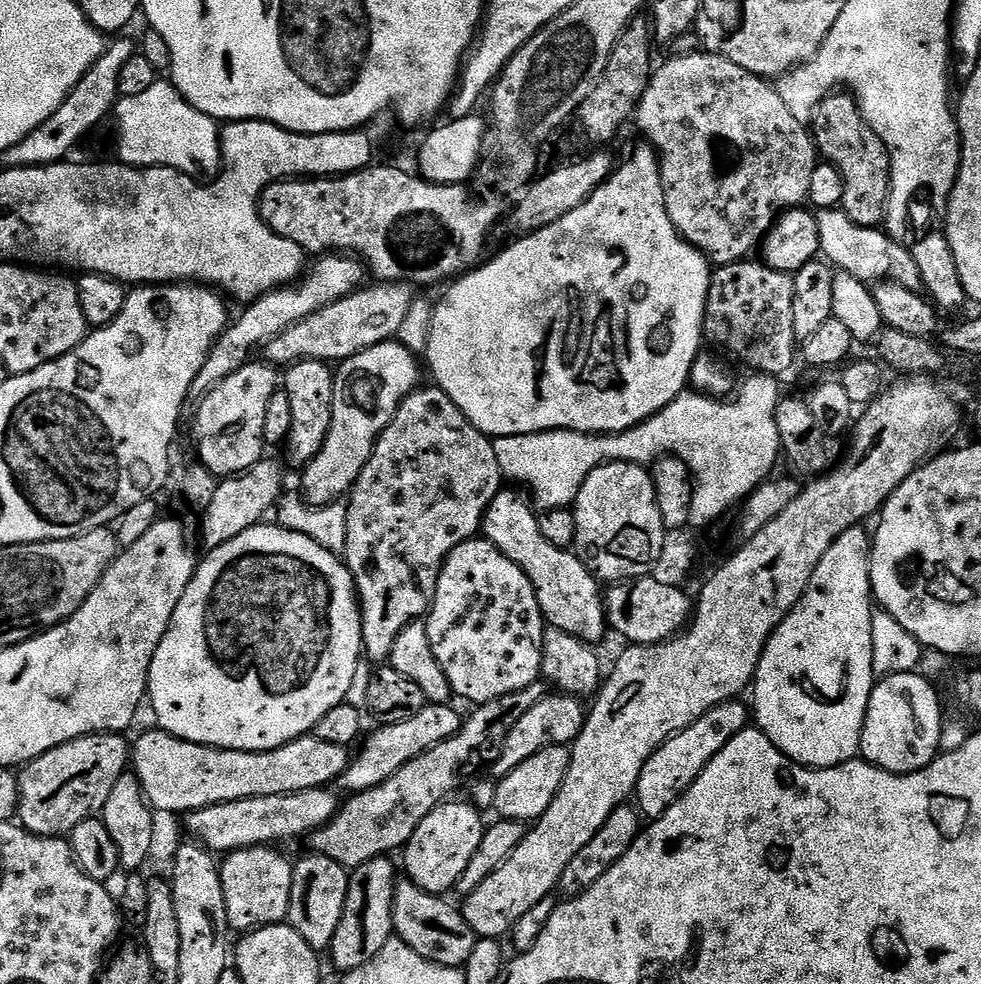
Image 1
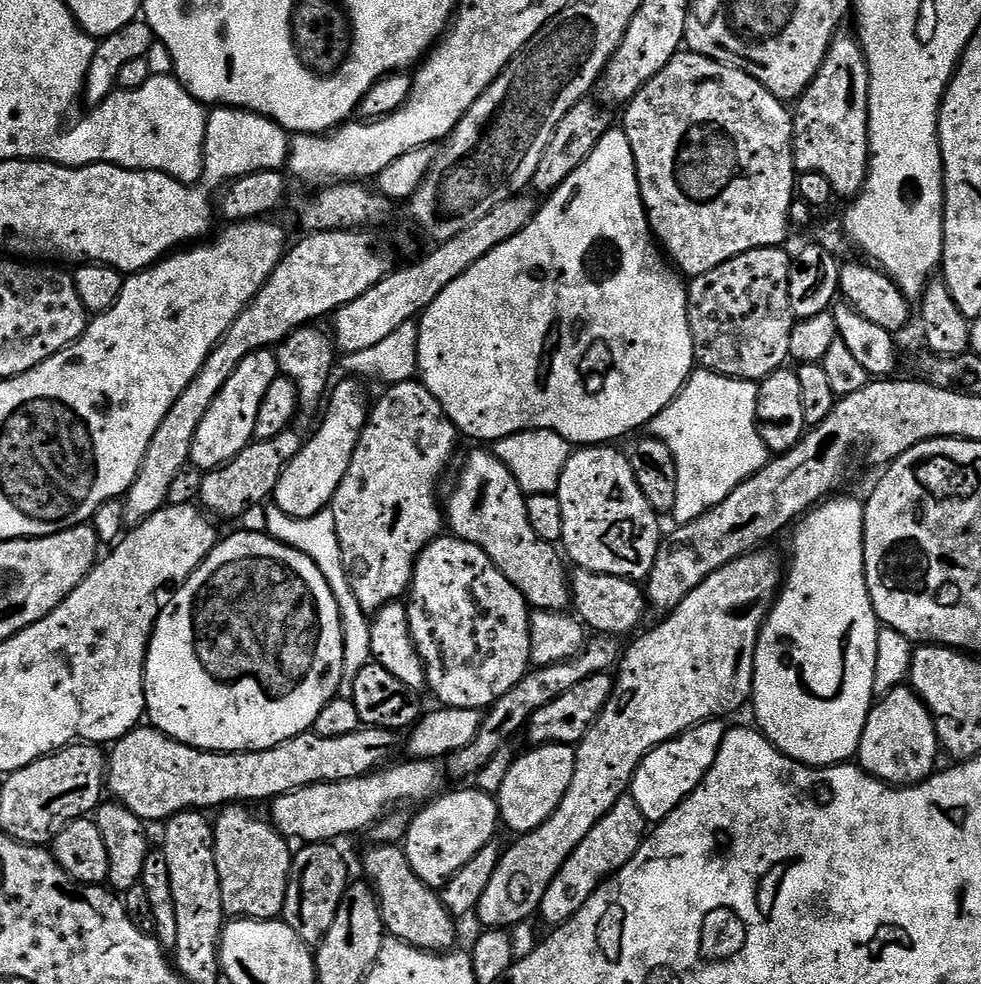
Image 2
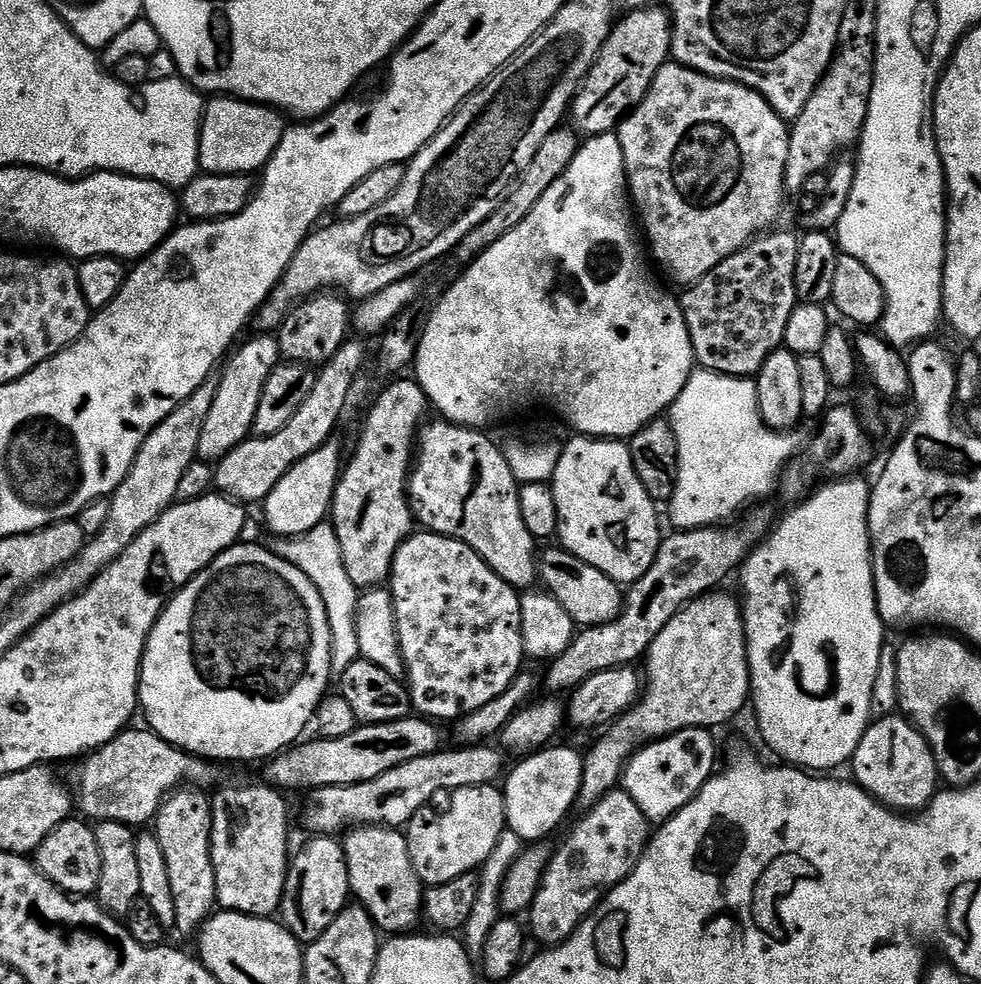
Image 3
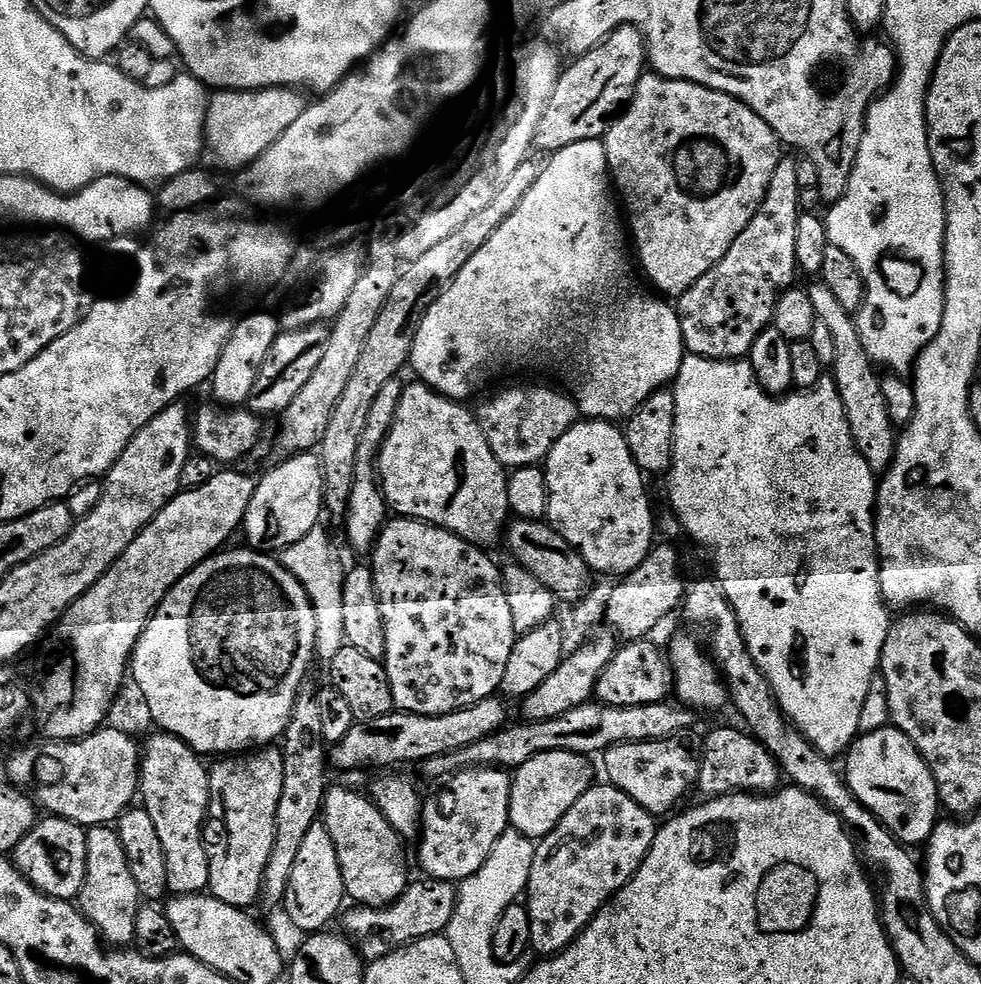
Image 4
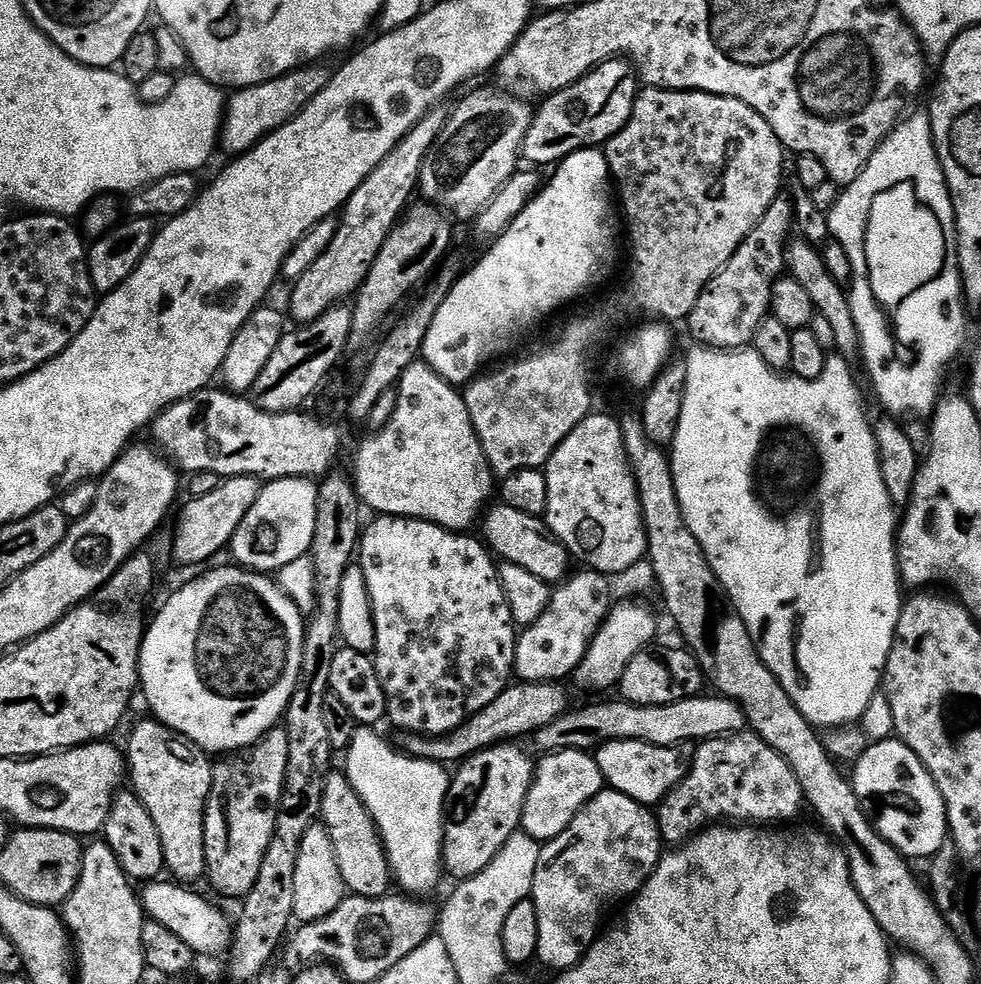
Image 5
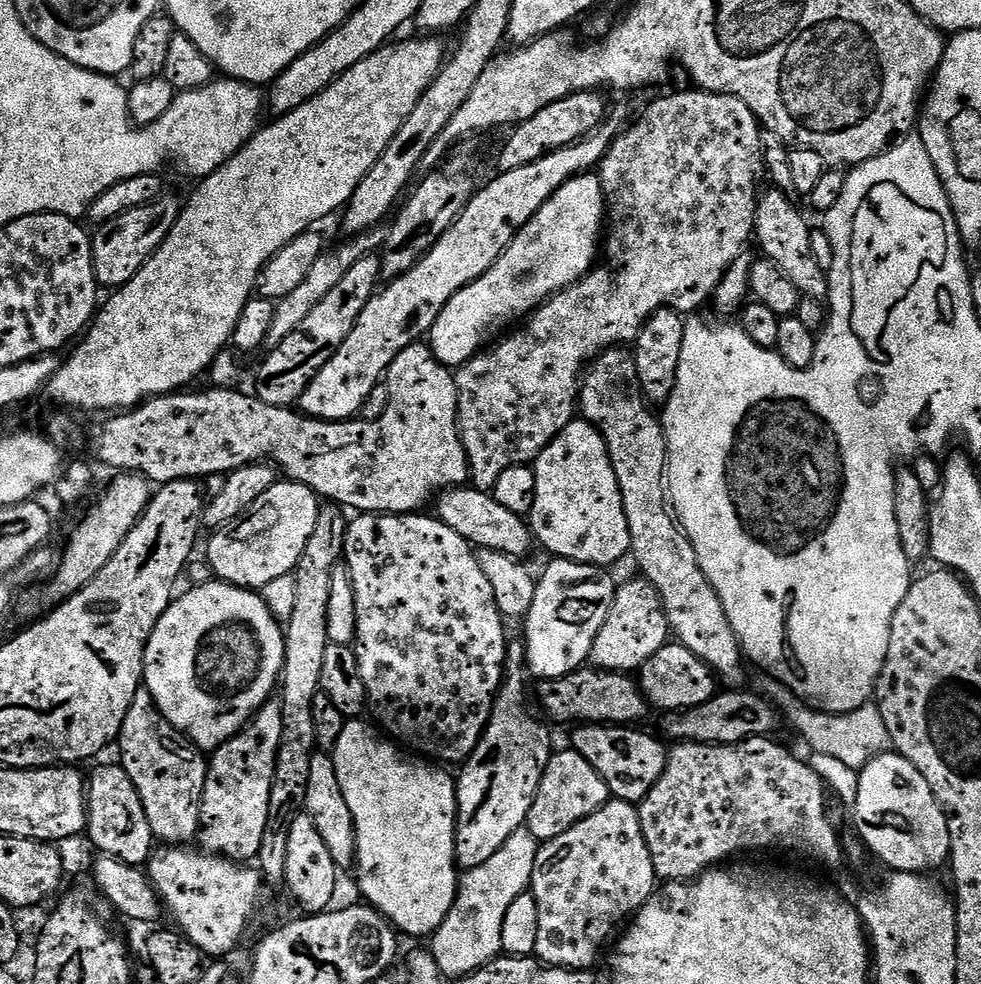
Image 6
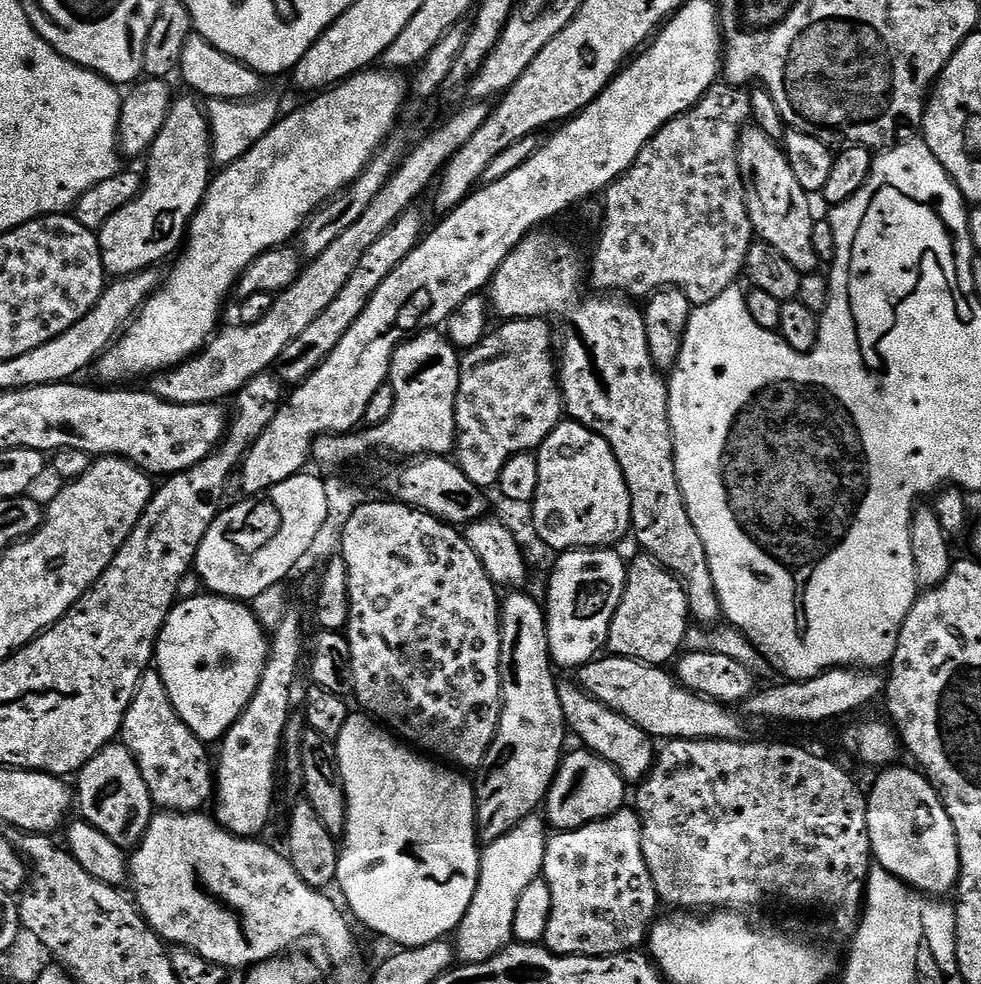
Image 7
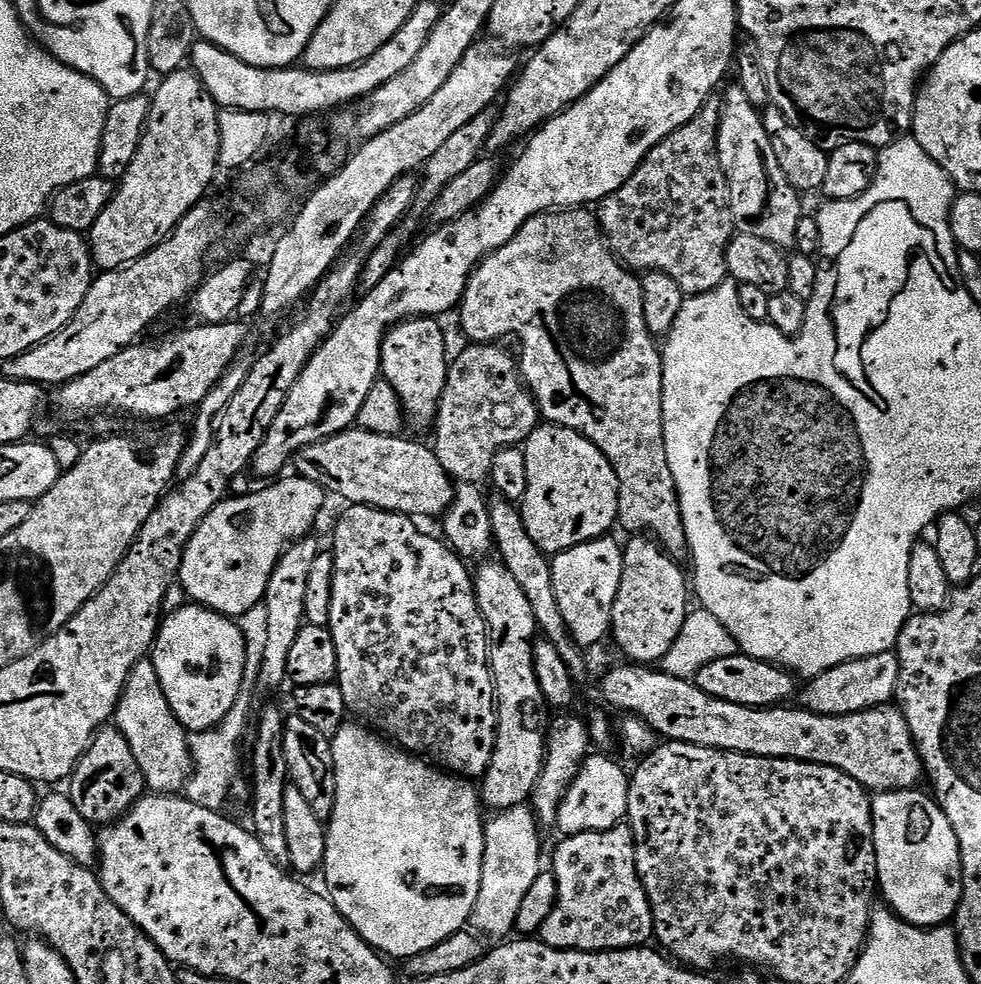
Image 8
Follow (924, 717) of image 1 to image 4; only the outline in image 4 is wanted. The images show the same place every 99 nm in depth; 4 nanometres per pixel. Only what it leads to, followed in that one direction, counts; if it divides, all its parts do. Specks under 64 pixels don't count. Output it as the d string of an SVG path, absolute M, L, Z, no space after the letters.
M889 726L861 735L854 746L848 749L846 759L848 788L856 795L858 802L870 809L901 844L927 845L937 826L936 815L942 812L942 805L936 779L914 742L910 742L902 730Z

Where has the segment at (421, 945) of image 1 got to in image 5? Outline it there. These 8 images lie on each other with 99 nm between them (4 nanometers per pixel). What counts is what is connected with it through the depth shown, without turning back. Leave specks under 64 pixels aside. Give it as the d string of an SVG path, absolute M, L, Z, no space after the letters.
M332 770L324 777L320 820L330 834L334 846L334 858L338 858L338 870L342 874L345 889L353 896L365 896L377 900L379 896L389 895L388 884L393 883L392 873L388 871L388 858L380 843L380 831L370 818L364 803L358 798L354 786L350 786L343 771Z

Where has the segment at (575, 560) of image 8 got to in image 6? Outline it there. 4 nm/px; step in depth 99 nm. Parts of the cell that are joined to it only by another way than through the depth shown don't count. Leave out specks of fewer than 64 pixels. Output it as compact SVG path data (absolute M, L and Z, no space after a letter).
M559 558L549 559L548 569L539 573L534 594L534 606L530 606L528 615L523 621L524 637L522 643L526 653L526 668L537 681L562 678L589 663L594 638L598 638L598 630L606 622L610 614L610 606L614 606L614 598L618 587L612 581L611 571L594 564L579 564L573 560Z

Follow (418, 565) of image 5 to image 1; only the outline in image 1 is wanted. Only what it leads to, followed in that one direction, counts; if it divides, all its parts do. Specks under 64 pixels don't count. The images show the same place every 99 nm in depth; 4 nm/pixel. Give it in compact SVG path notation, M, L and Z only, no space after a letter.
M473 538L462 542L445 558L423 626L426 638L430 638L430 650L450 682L453 697L461 696L469 700L469 705L494 702L502 694L526 690L526 686L541 679L546 625L534 588L524 572L488 540Z

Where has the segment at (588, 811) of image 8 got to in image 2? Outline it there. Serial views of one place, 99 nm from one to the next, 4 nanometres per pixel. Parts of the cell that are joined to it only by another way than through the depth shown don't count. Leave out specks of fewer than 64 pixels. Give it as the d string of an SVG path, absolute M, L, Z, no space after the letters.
M541 744L533 747L525 756L517 755L510 766L510 774L506 774L506 782L502 782L502 790L498 797L500 818L503 827L508 827L512 834L533 832L562 802L566 790L570 786L570 778L574 778L574 762L576 749L571 744Z

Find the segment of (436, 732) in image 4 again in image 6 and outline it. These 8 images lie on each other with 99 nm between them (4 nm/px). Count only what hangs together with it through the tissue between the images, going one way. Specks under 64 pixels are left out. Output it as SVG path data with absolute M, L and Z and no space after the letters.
M591 666L579 668L577 672L571 672L562 678L539 681L535 685L534 696L535 699L536 696L540 699L545 712L543 715L549 721L557 720L560 724L572 724L571 726L579 724L632 726L635 725L632 724L635 720L642 719L650 712L644 691L631 675L623 672L603 672L602 669Z

